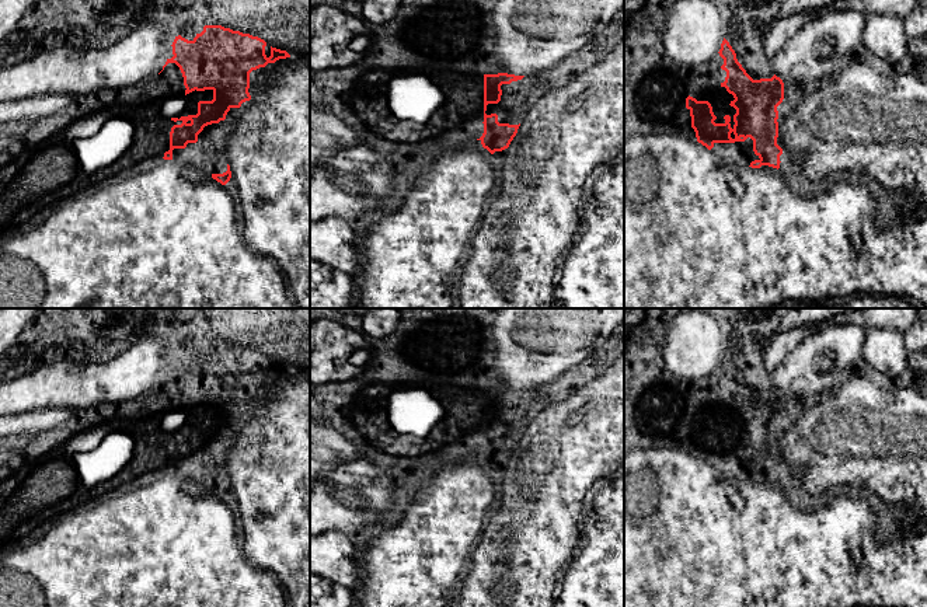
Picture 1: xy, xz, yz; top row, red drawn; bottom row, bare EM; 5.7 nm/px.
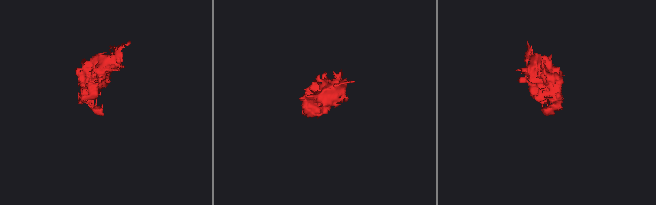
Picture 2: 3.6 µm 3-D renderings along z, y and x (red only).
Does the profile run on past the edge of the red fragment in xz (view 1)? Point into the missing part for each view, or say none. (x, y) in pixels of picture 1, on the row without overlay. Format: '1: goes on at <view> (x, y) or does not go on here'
1: goes on at xz (518, 411)

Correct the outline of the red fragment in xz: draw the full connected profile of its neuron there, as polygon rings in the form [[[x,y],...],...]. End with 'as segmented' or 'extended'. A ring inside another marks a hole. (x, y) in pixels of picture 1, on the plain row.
[[[607,348],[592,352],[557,380],[533,390],[484,388],[484,447],[480,453],[491,468],[509,461],[530,421],[600,376],[610,364]]]; extended

